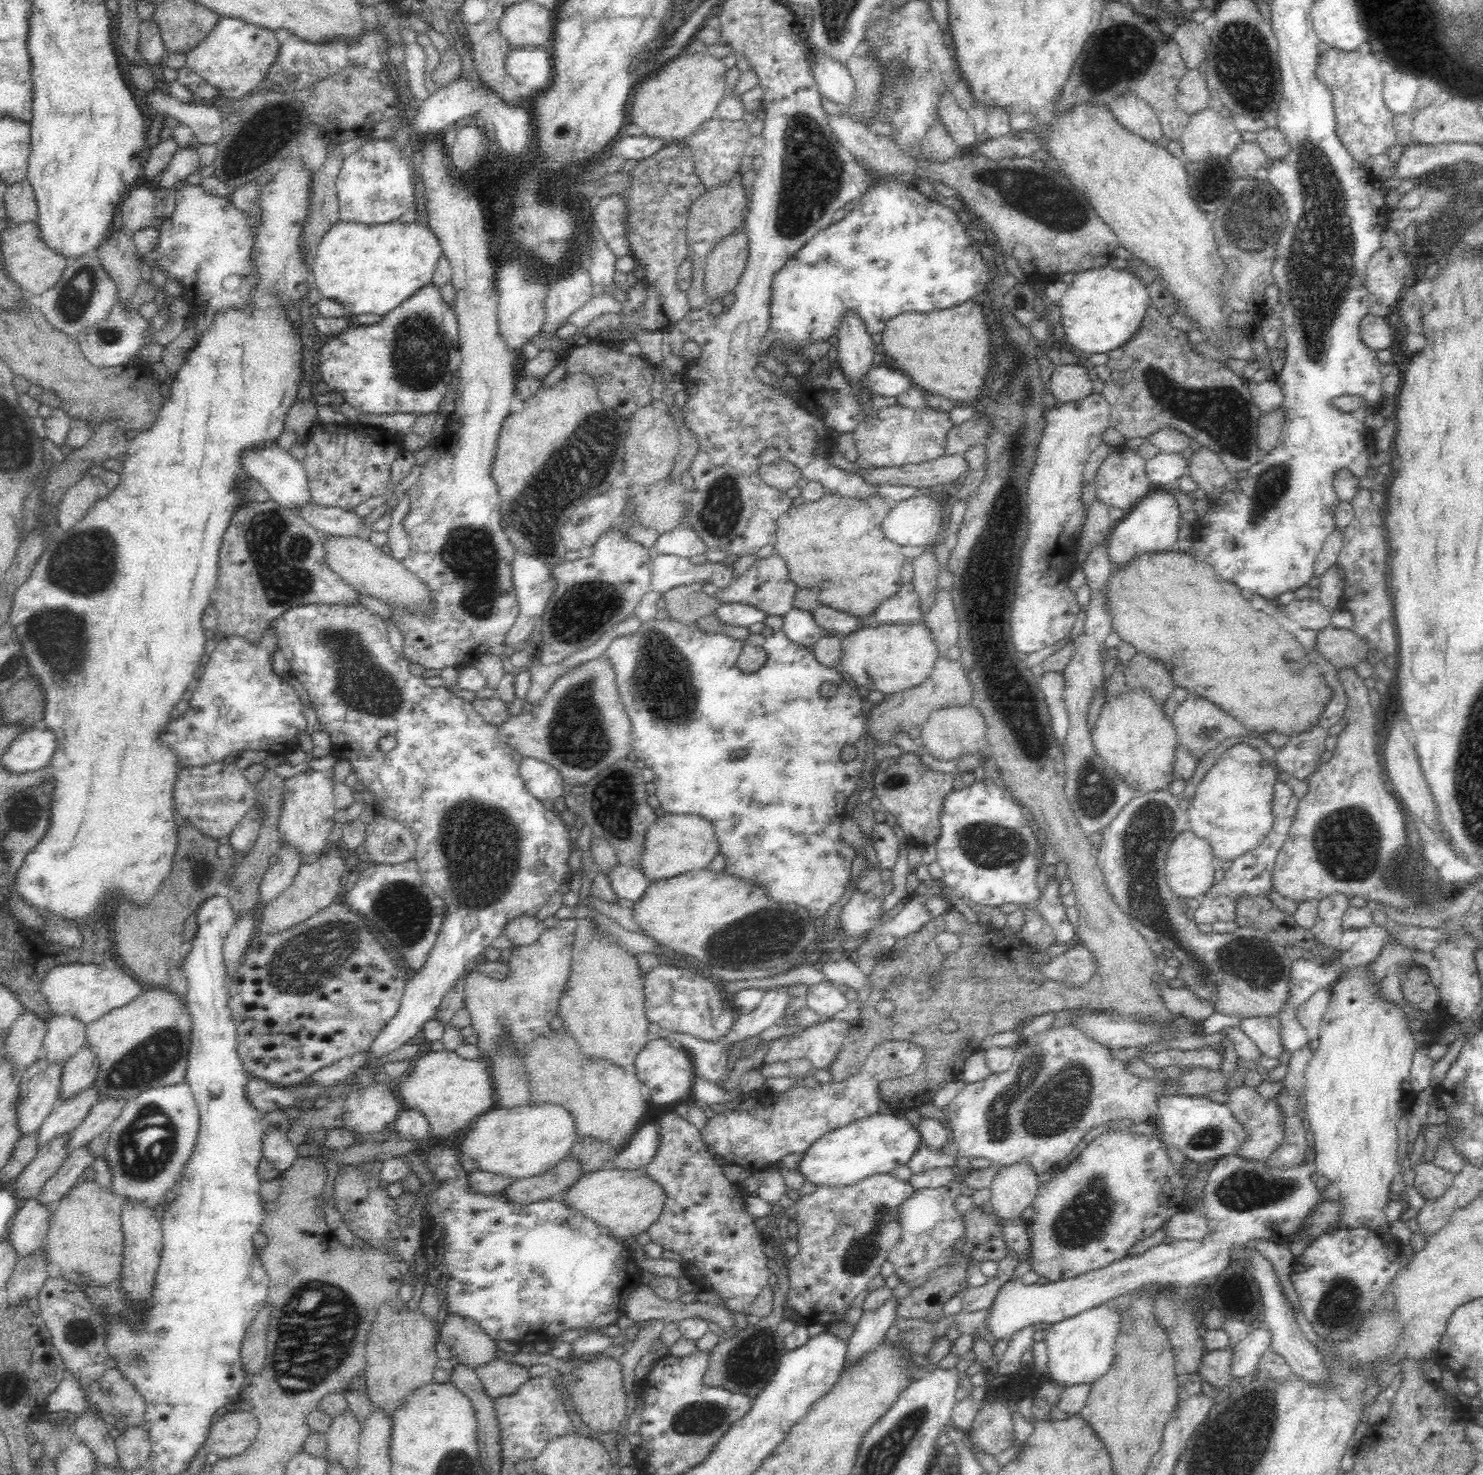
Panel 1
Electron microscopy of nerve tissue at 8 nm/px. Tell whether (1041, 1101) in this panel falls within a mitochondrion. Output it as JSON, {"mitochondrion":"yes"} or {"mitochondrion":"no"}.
{"mitochondrion":"yes"}

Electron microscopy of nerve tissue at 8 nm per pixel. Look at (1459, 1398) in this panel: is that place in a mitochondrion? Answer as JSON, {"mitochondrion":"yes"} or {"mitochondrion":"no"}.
{"mitochondrion":"no"}

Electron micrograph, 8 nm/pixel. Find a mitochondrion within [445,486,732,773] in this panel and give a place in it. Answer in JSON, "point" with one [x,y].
{"point":[663,681]}

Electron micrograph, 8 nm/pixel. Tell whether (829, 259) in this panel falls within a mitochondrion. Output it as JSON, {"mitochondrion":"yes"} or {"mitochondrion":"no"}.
{"mitochondrion":"yes"}

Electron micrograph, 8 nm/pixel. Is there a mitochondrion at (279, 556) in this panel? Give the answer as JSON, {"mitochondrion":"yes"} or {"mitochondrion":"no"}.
{"mitochondrion":"yes"}

